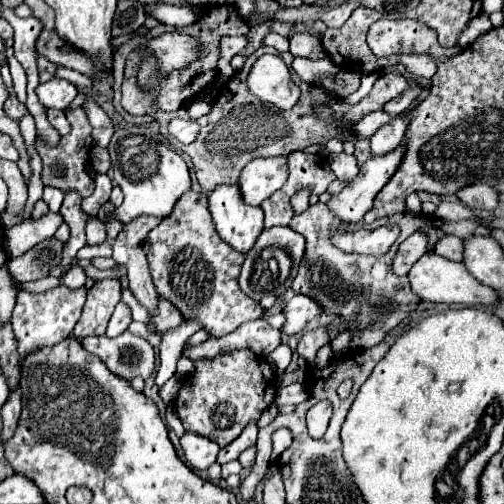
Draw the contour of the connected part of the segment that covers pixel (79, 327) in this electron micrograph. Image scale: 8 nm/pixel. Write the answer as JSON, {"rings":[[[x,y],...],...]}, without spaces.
{"rings":[[[100,280],[88,290],[88,298],[82,310],[82,316],[74,328],[74,336],[80,340],[84,336],[98,336],[104,334],[110,314],[114,312],[116,304],[120,302],[122,286],[120,280]]]}

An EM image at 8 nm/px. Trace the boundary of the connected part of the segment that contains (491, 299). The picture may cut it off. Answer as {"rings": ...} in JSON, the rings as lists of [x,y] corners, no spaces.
{"rings":[[[424,254],[408,272],[412,290],[428,302],[438,302],[438,304],[458,304],[458,306],[492,306],[498,302],[498,292],[490,290],[488,286],[480,284],[464,264],[460,262],[450,262],[448,258],[442,258],[438,254]]]}

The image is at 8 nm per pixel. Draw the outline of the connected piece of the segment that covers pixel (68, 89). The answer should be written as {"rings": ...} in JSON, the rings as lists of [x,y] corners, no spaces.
{"rings":[[[52,78],[44,84],[36,86],[38,100],[44,108],[56,108],[56,110],[66,110],[66,106],[76,98],[76,86],[70,84],[68,80],[62,78]]]}

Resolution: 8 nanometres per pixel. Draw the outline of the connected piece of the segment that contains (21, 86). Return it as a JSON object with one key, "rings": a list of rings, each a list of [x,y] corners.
{"rings":[[[7,47],[5,52],[9,61],[10,74],[14,84],[15,92],[20,102],[24,104],[27,96],[27,78],[25,71],[22,68],[21,64],[18,62],[18,60],[16,60],[12,47]]]}

